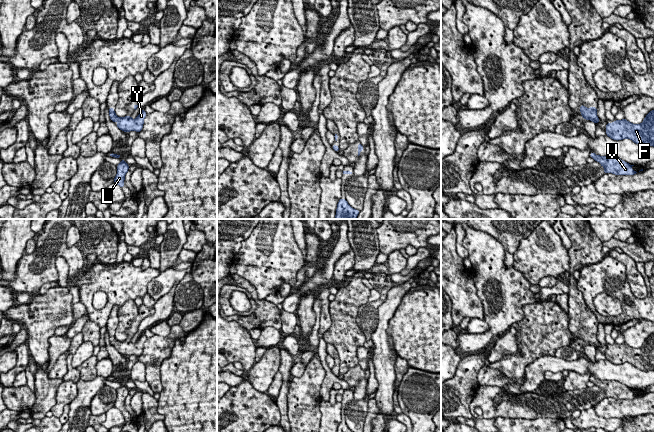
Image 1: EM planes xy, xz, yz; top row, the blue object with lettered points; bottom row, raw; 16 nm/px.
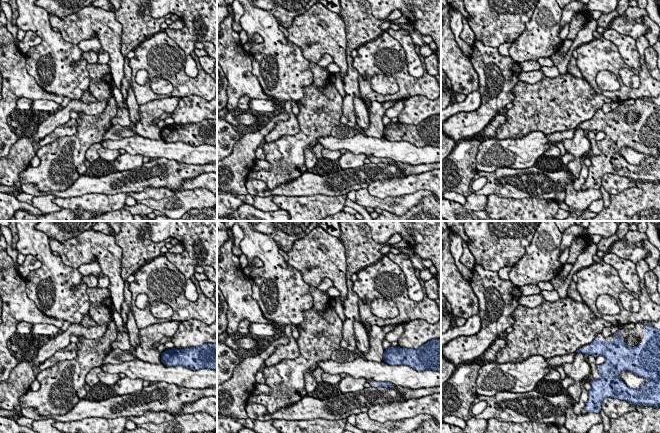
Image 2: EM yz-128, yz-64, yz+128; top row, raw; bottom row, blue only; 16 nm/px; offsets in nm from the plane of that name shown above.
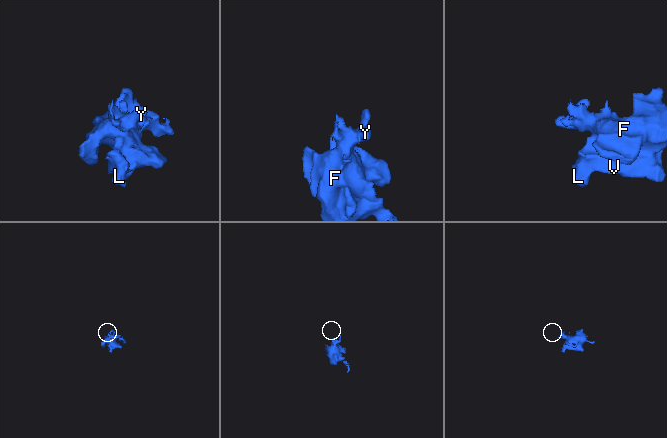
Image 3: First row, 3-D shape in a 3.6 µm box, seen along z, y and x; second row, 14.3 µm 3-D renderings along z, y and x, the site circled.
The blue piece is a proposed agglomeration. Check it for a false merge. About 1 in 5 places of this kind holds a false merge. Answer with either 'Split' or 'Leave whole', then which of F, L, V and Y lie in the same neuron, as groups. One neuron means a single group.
Leave whole. Groups: F L V Y

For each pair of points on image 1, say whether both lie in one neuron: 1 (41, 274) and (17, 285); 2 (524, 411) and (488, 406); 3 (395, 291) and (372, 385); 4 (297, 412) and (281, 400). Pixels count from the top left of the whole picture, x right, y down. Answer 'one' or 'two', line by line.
1: one
2: one
3: two
4: two

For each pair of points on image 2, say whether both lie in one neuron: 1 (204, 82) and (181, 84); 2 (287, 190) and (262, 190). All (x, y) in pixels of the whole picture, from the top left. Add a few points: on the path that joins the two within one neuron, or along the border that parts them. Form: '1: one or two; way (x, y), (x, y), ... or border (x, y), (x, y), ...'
1: one; way (198, 84), (187, 84)
2: one; way (281, 190), (268, 192)

